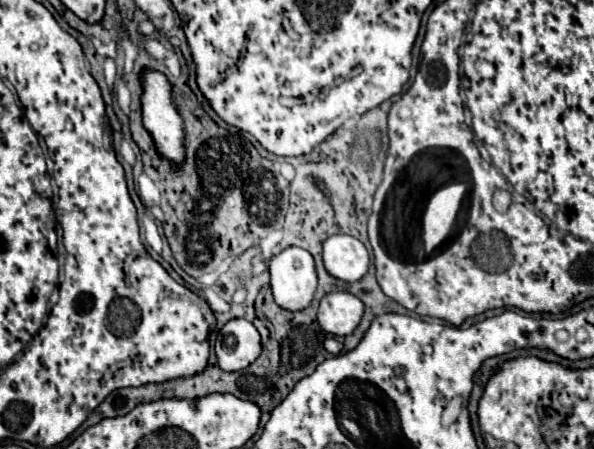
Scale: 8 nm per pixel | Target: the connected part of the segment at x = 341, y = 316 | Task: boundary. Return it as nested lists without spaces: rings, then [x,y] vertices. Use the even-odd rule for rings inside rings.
[[[330,292],[320,300],[318,324],[324,332],[334,336],[352,334],[360,324],[364,312],[362,300],[350,292]]]

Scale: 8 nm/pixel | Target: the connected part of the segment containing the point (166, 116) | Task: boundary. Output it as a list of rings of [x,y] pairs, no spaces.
[[[144,70],[142,74],[142,120],[156,142],[156,150],[174,162],[184,158],[182,118],[172,104],[170,84],[164,74]]]

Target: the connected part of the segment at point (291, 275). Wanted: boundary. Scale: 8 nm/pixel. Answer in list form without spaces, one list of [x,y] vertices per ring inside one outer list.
[[[286,248],[270,262],[272,292],[278,306],[286,310],[304,310],[316,292],[316,268],[310,252],[304,248]]]

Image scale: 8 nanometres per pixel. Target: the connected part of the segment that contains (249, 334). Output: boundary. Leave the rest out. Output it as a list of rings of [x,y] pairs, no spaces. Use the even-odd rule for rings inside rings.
[[[230,320],[222,326],[216,340],[218,366],[236,372],[250,366],[260,356],[260,334],[248,320]]]

